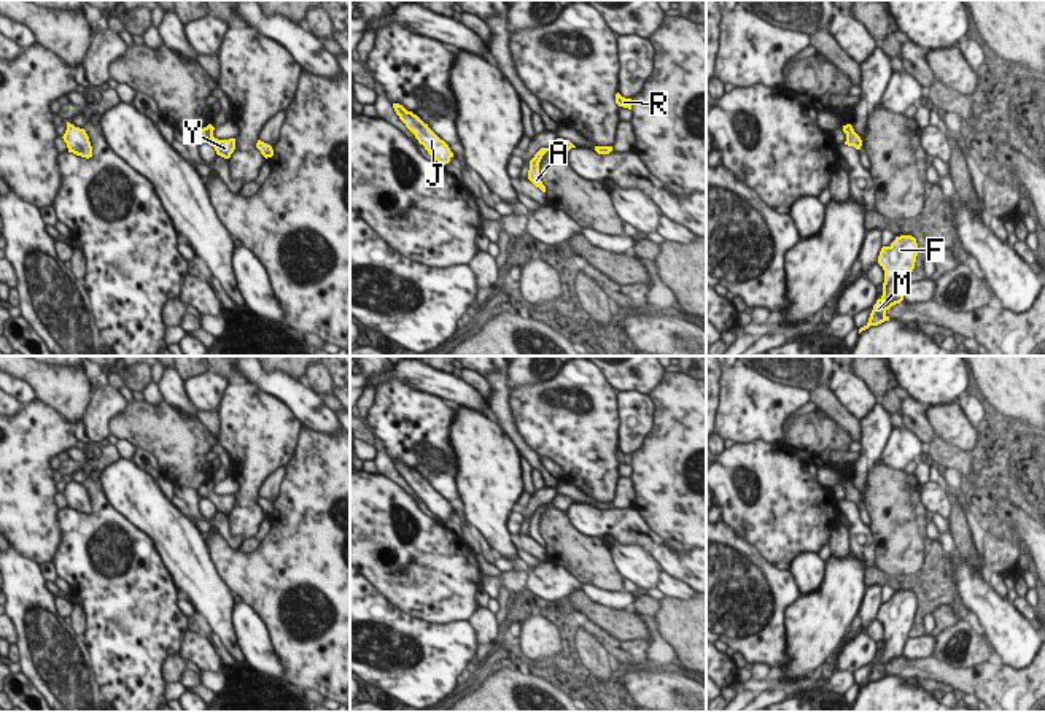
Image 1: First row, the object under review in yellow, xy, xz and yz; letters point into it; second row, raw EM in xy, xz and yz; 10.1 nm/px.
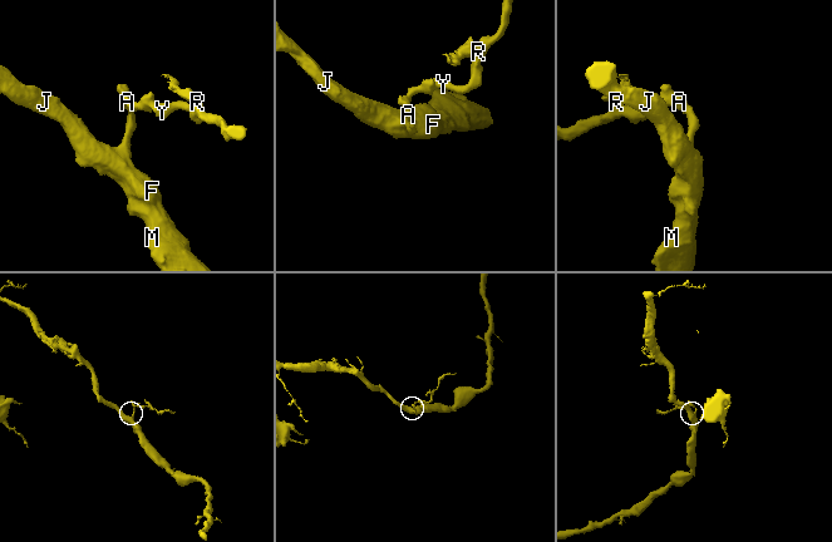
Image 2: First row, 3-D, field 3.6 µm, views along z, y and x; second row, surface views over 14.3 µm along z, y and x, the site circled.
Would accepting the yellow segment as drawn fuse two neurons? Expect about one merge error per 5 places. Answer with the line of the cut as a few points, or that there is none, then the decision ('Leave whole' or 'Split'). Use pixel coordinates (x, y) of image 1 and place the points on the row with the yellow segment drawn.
No split. Leave whole.

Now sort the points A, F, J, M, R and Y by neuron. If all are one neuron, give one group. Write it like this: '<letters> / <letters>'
A F J M R Y

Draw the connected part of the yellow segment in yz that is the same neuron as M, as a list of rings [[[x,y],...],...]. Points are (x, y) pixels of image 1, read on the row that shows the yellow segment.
[[[900,235],[889,246],[883,246],[878,264],[884,270],[883,296],[873,305],[868,323],[859,329],[859,334],[870,326],[889,321],[886,312],[903,300],[905,288],[910,283],[918,256],[918,243],[911,235]]]

